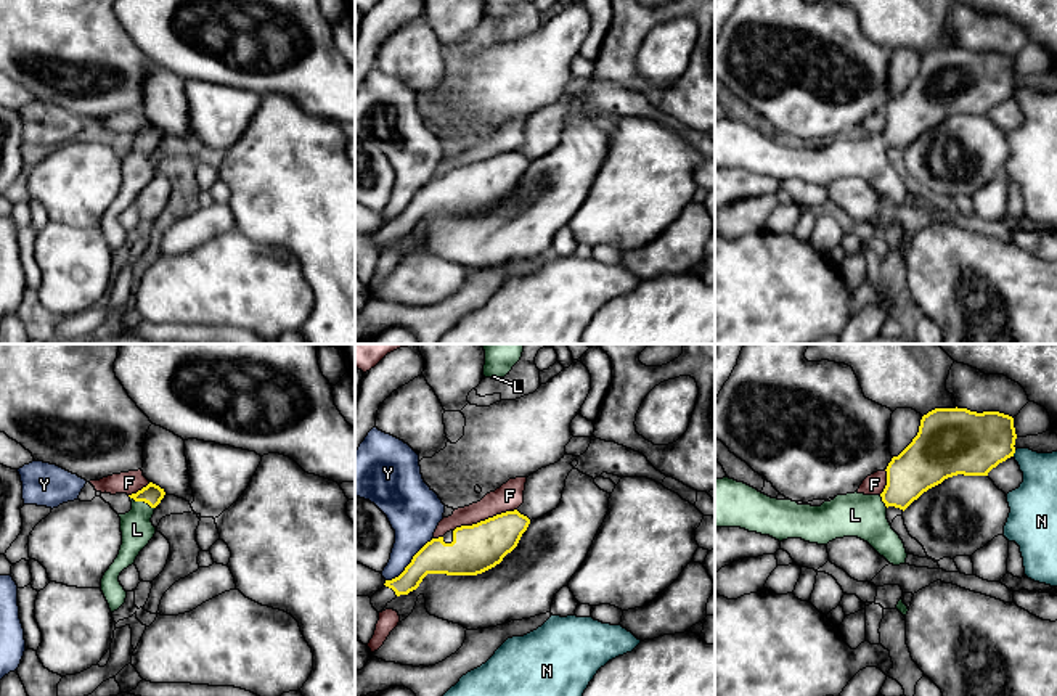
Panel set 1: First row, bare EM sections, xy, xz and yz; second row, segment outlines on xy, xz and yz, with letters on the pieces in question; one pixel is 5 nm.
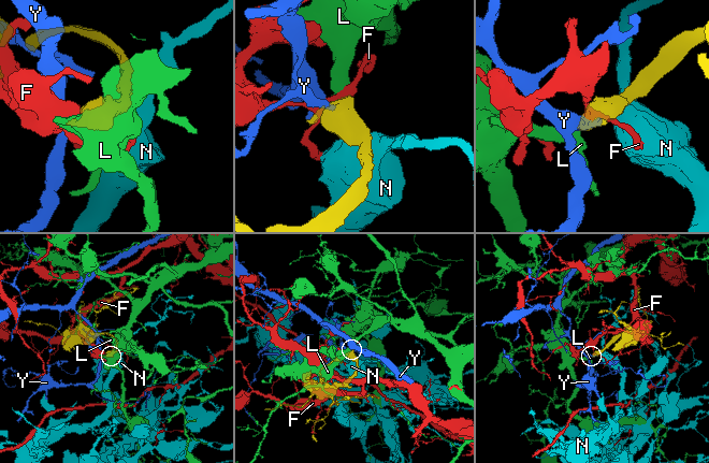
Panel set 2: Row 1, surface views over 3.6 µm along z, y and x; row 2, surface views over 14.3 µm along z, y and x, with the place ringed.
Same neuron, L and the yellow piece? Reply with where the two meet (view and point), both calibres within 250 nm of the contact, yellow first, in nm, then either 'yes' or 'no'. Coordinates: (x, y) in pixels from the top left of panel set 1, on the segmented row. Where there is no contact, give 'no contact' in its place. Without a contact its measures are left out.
xy (143, 500) | 100/160 nm | yes

